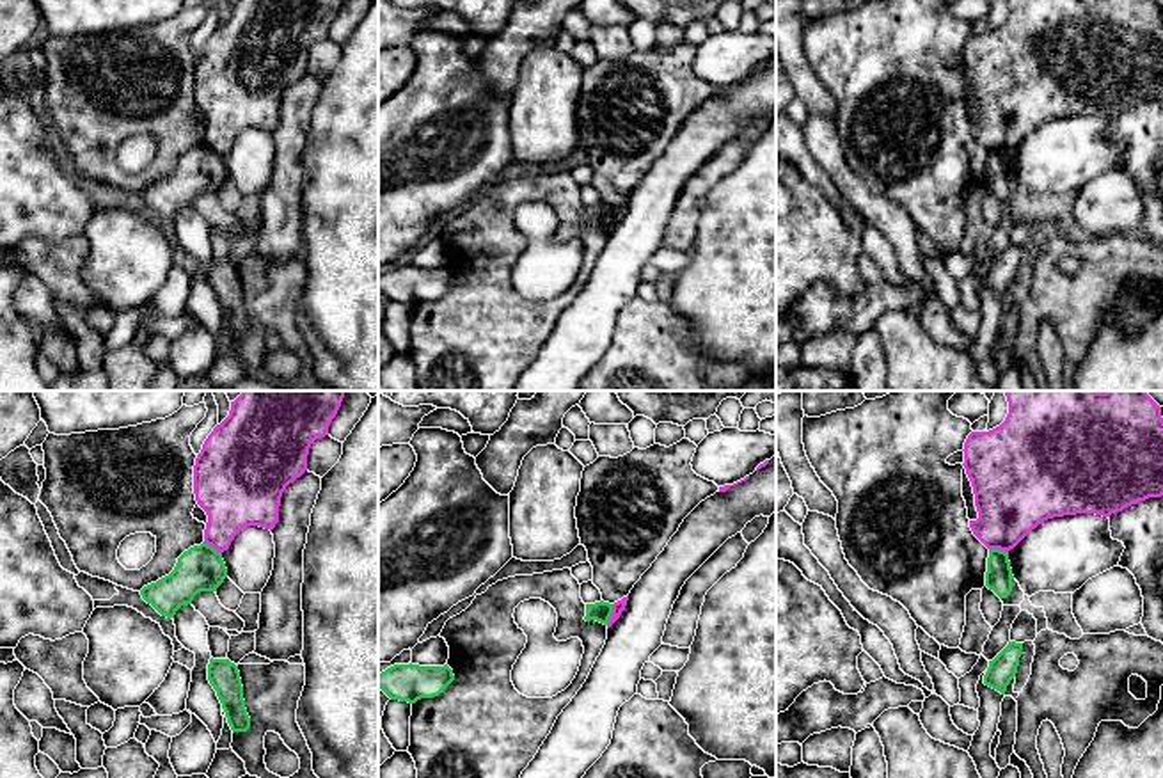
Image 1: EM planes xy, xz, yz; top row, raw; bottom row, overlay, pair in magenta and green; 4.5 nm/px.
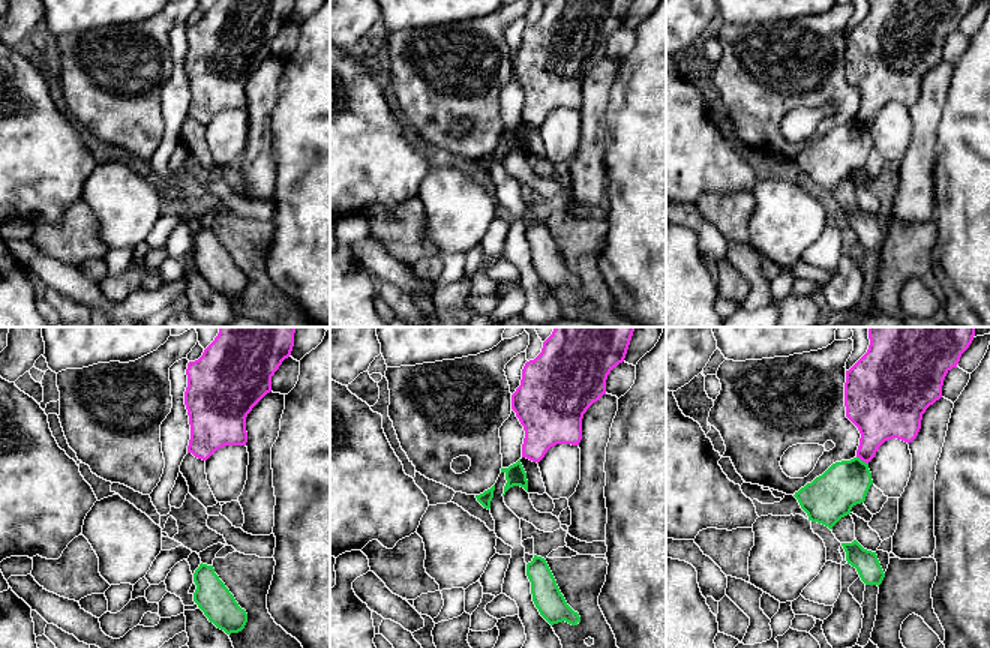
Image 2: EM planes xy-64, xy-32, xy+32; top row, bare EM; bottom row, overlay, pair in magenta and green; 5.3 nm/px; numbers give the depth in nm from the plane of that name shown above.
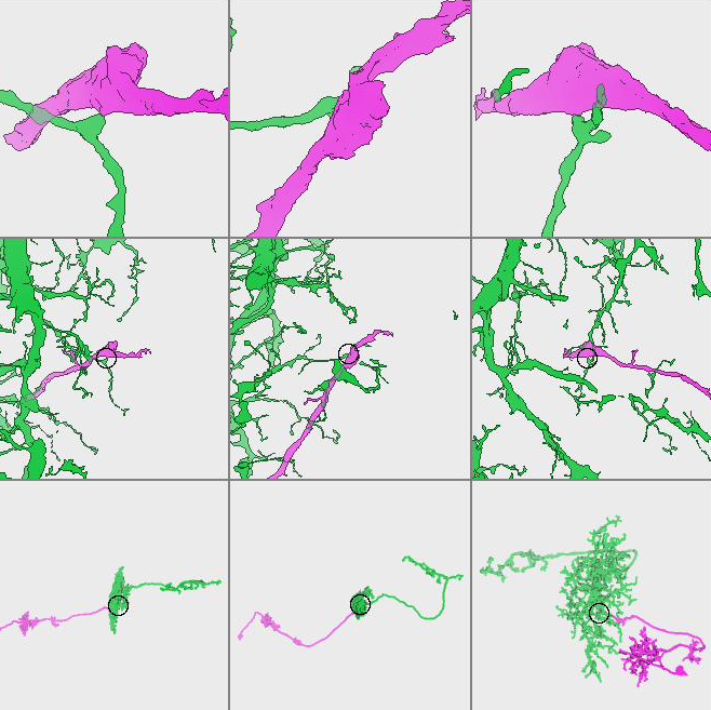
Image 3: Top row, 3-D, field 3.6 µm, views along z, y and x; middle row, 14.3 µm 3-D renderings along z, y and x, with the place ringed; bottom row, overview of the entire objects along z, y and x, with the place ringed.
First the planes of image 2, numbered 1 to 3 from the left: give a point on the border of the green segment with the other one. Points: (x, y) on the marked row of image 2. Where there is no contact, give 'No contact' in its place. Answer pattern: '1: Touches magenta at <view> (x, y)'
1: No contact
2: No contact
3: Touches magenta at xy+32 (863, 461)

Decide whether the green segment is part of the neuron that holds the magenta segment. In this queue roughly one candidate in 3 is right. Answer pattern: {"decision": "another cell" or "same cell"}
{"decision": "another cell"}

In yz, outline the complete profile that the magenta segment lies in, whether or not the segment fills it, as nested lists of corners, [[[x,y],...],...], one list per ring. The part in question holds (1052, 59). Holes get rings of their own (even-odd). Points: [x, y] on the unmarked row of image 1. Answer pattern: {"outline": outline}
{"outline": [[[1007,0],[1009,16],[1005,23],[989,34],[971,34],[964,44],[964,71],[975,96],[977,123],[969,123],[973,137],[987,149],[1009,155],[1032,131],[1053,119],[1074,115],[1096,115],[1110,119],[1124,110],[1163,98],[1163,20],[1161,9],[1152,0]]]}

